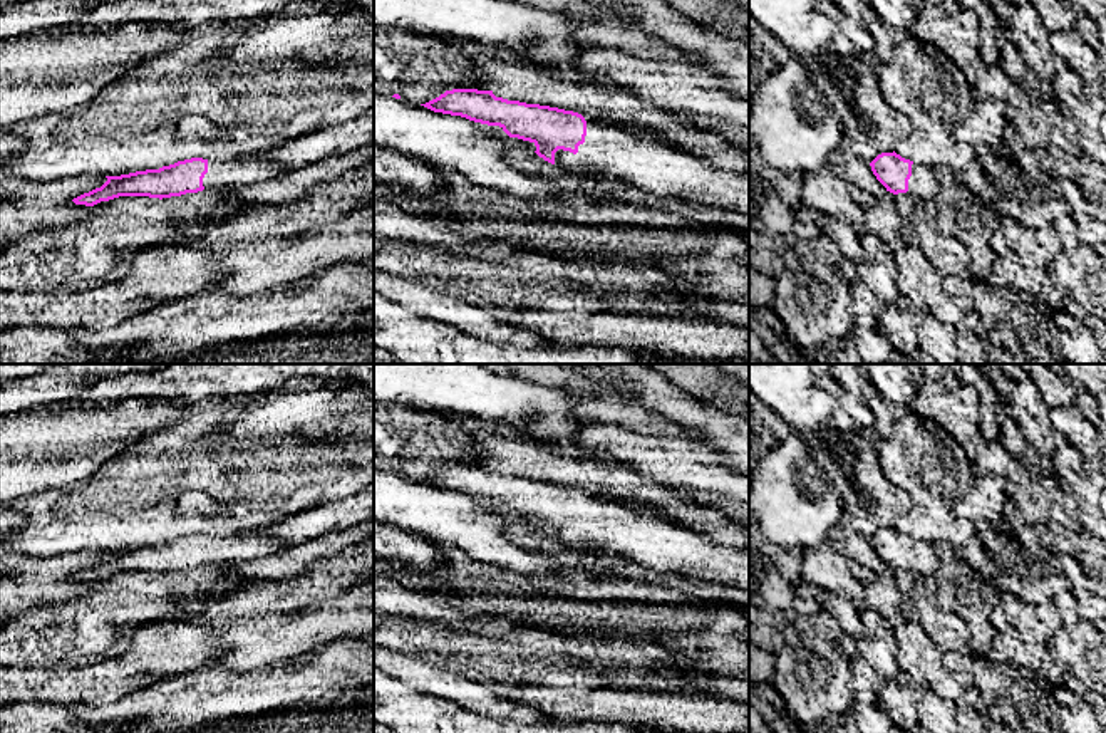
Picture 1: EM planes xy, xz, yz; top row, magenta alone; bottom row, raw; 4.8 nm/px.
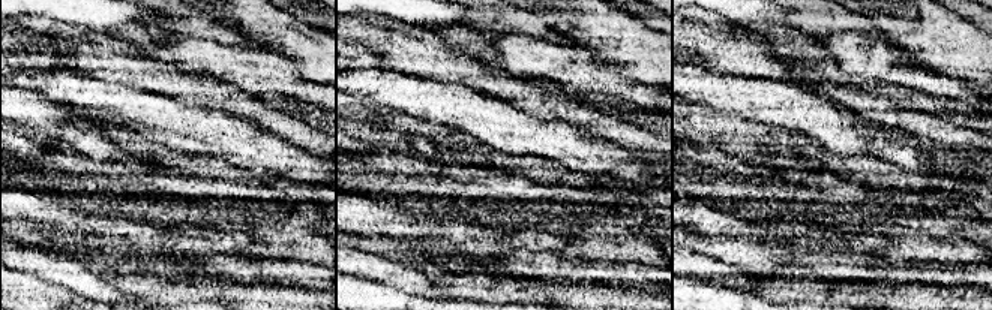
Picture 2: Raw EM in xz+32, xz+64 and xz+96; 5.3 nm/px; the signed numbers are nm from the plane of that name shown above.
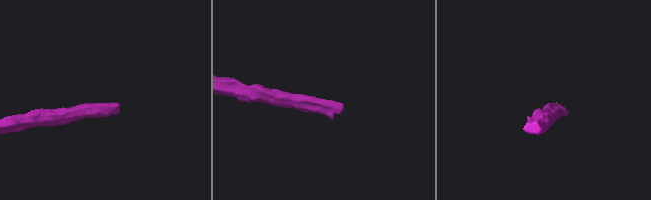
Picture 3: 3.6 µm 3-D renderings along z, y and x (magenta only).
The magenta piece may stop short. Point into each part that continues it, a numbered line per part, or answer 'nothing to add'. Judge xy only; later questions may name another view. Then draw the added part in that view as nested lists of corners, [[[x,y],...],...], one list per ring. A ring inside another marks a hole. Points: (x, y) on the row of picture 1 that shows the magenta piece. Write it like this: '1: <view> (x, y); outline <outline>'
1: xy (222, 173); outline [[[260,156],[235,159],[208,159],[208,173],[203,178],[204,190],[225,191],[226,188],[248,186],[275,178],[288,168]]]

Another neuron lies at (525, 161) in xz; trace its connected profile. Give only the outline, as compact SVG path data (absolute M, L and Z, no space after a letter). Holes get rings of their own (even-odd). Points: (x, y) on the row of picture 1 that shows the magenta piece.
M514 148L504 154L504 159L513 169L519 171L521 174L555 179L561 186L561 190L570 190L581 195L605 195L612 201L623 205L662 208L662 200L655 195L645 193L632 186L615 185L610 181L587 181L580 176L571 178L561 168L540 158L535 151Z

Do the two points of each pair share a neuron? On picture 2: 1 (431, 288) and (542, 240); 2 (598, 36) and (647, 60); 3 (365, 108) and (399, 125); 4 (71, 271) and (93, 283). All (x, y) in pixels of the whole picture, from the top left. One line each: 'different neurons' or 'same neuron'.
1: different neurons
2: same neuron
3: different neurons
4: same neuron

